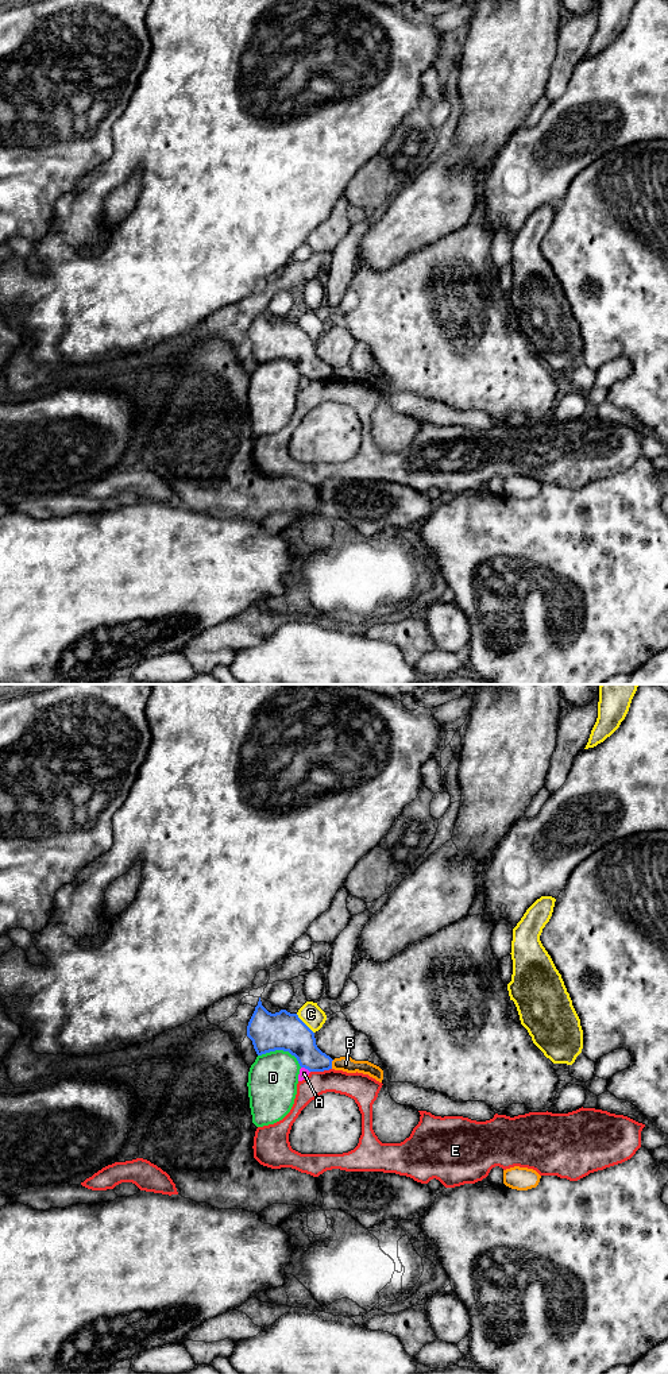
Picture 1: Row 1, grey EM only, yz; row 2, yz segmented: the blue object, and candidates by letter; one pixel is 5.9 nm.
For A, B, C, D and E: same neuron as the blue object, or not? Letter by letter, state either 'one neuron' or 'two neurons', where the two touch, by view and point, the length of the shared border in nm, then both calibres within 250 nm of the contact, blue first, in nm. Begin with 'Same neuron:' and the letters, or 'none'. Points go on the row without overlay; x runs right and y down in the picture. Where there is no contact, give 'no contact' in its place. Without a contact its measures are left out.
Same neuron: none
A: two neurons; contact yz (305, 377); length 70 nm; calibres 220 and 60 nm
B: two neurons; contact yz (331, 373); length 60 nm; calibres 190 and 90 nm
C: two neurons; contact yz (304, 332); length 160 nm; calibres 220 and 140 nm
D: two neurons; contact yz (281, 358); length 280 nm; calibres 220 and 300 nm
E: two neurons; contact yz (320, 379); length 130 nm; calibres 190 and 160 nm

